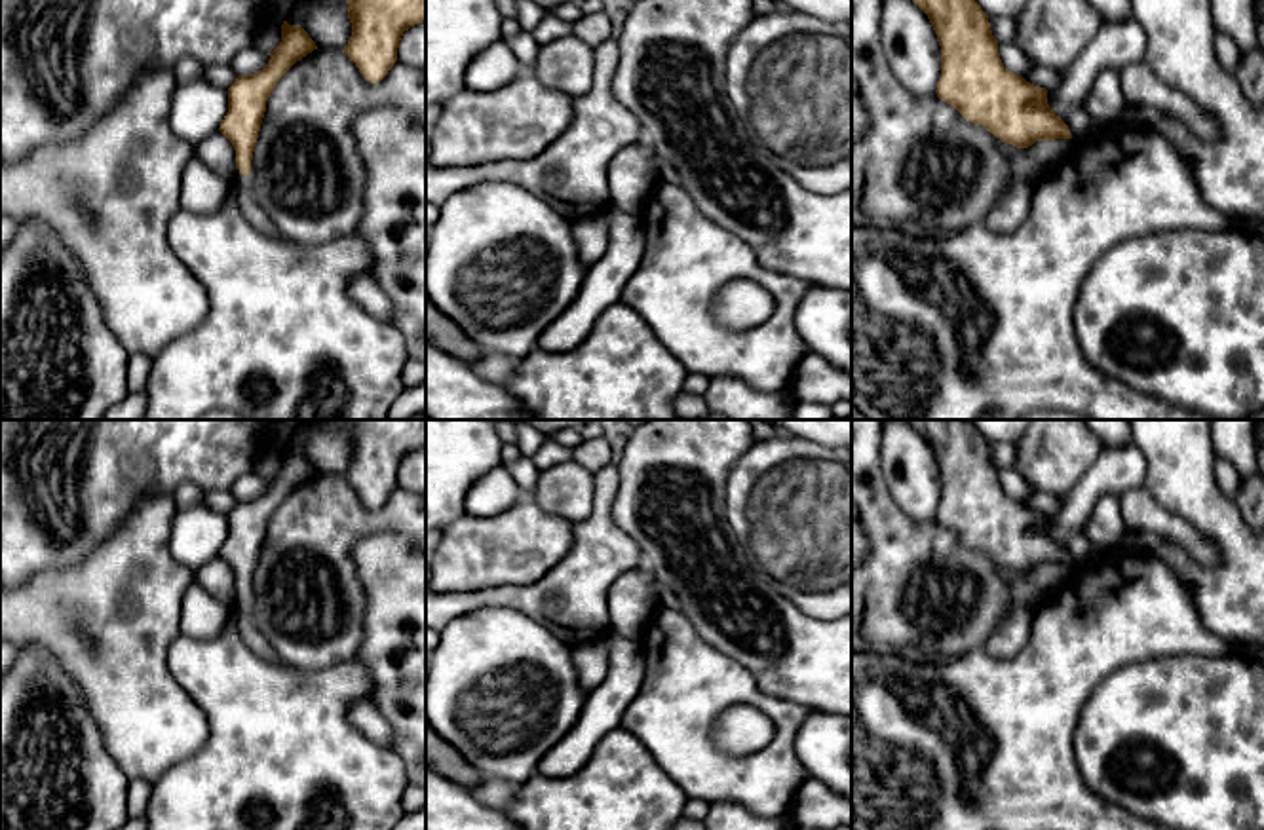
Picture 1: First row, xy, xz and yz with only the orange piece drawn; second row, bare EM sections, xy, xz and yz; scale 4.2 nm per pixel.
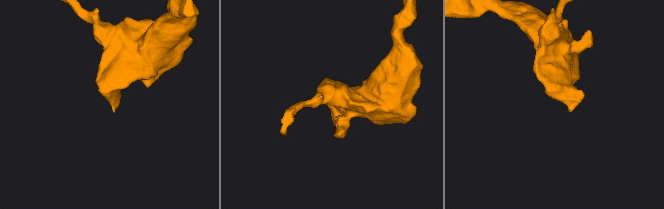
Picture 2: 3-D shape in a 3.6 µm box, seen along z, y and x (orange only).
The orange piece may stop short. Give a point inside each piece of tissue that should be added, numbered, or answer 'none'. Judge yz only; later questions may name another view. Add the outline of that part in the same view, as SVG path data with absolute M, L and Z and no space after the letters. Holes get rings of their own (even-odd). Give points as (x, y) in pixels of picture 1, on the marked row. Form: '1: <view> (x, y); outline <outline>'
none

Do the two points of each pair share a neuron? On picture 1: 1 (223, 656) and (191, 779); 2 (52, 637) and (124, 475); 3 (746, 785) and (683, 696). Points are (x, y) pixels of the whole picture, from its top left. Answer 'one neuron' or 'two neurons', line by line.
1: one neuron
2: two neurons
3: one neuron

